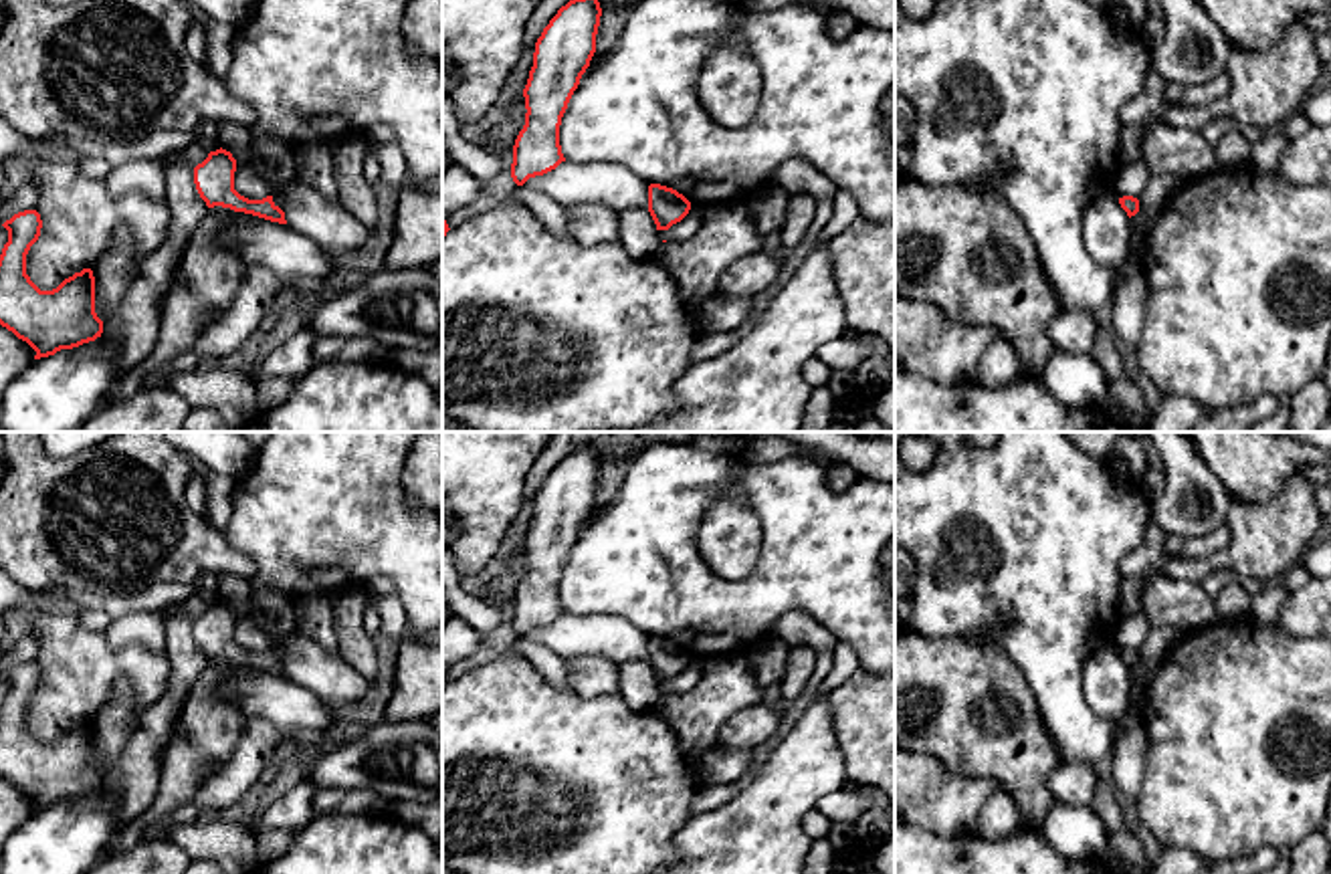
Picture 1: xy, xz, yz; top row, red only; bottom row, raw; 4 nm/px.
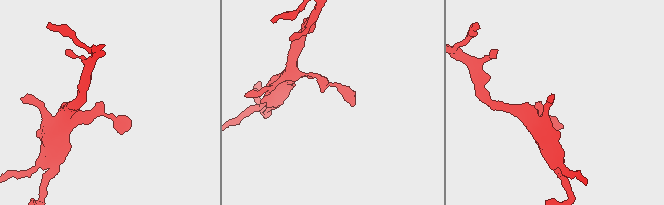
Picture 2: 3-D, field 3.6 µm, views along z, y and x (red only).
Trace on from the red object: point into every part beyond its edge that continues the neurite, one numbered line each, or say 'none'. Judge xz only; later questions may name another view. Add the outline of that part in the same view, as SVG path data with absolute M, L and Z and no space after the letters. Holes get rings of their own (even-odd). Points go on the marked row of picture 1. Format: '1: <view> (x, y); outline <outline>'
none

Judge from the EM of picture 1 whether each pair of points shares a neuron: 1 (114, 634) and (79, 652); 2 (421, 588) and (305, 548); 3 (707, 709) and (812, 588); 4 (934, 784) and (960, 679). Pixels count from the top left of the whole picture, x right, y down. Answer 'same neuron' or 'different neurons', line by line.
1: different neurons
2: same neuron
3: different neurons
4: different neurons

